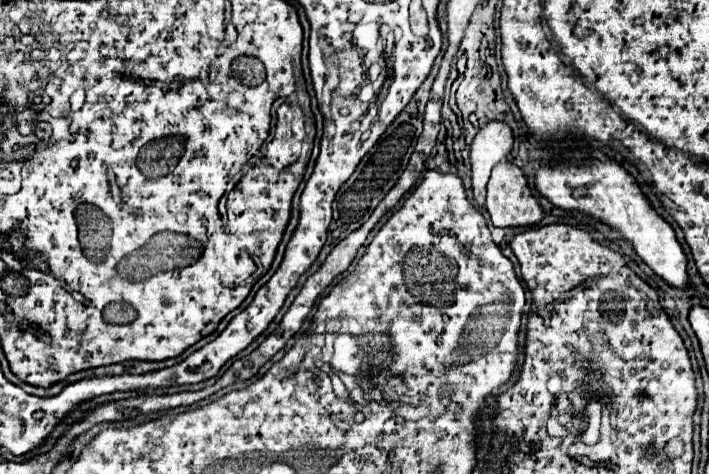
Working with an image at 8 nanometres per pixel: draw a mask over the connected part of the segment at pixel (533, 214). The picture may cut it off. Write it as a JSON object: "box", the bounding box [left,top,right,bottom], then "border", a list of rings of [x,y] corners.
{"box":[485,161,543,227],"border":[[[501,161],[493,169],[491,179],[487,183],[487,203],[485,205],[487,205],[487,211],[495,227],[527,227],[543,219],[543,209],[539,201],[533,197],[523,171],[511,161]]]}

